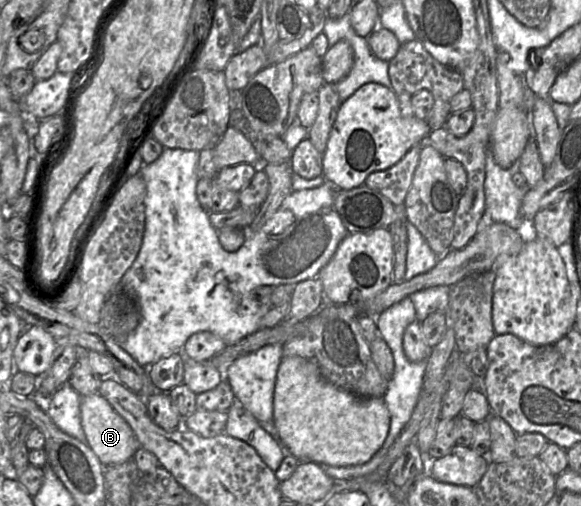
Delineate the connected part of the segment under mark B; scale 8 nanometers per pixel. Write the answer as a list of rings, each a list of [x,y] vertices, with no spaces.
[[[80,351],[80,356],[72,369],[68,382],[81,395],[80,415],[85,441],[103,466],[108,467],[133,459],[140,445],[126,420],[114,410],[104,397],[98,394],[102,379],[92,369],[87,351]]]

